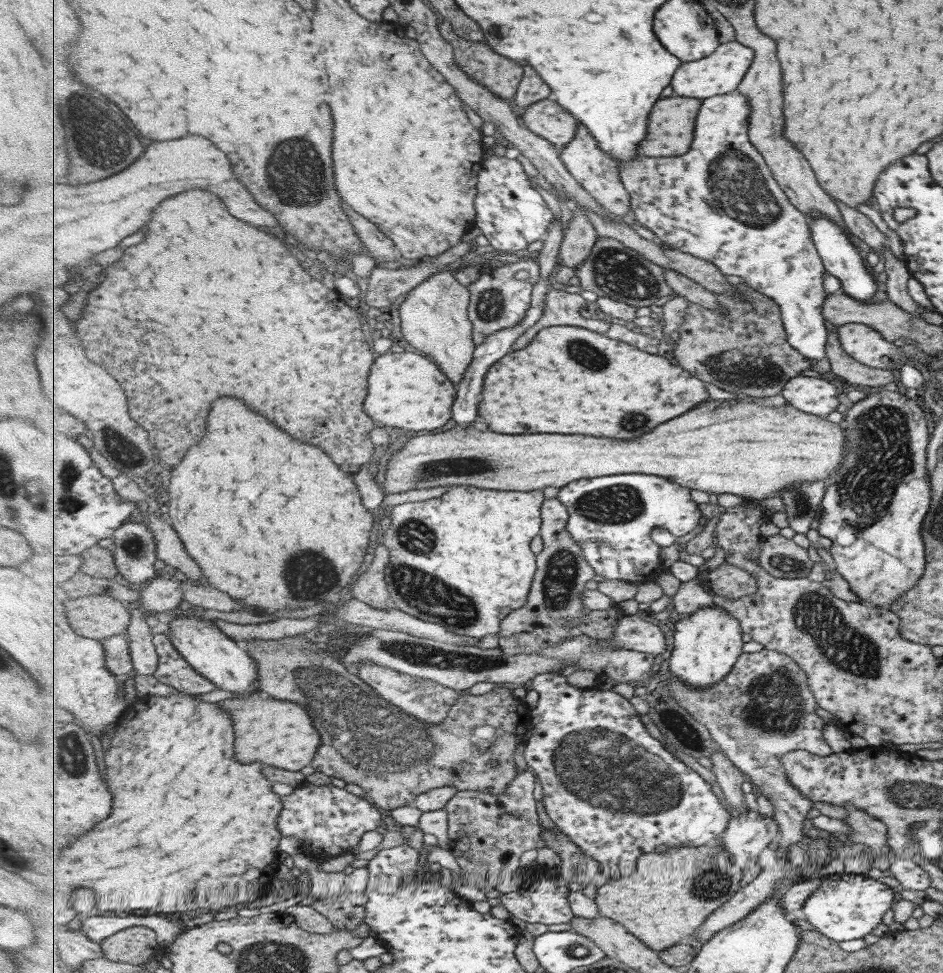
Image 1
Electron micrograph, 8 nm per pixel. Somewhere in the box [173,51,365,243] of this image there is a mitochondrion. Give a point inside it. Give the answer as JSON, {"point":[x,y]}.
{"point":[299,171]}

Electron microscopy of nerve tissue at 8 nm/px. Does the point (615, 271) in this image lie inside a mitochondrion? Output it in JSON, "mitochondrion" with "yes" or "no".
{"mitochondrion":"yes"}

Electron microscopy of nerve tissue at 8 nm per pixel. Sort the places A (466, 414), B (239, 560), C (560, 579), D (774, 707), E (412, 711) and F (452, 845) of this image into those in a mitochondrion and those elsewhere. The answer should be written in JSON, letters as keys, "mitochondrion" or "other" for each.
{"A":"other","B":"other","C":"mitochondrion","D":"mitochondrion","E":"mitochondrion","F":"other"}

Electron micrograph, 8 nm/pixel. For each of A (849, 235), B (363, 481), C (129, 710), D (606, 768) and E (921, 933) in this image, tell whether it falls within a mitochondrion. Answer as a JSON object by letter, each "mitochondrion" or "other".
{"A":"other","B":"other","C":"other","D":"mitochondrion","E":"other"}

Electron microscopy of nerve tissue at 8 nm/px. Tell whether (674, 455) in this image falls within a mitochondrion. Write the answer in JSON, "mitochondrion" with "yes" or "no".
{"mitochondrion":"no"}

